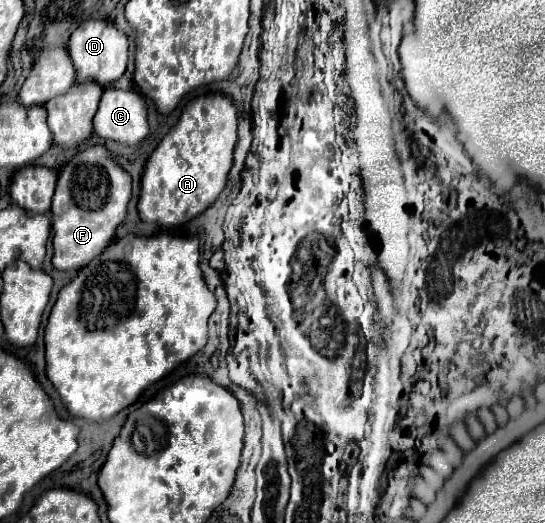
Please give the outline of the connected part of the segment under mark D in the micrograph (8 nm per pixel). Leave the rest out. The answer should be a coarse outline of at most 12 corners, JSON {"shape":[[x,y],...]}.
{"shape":[[85,20],[67,50],[77,82],[109,86],[125,72],[129,36]]}

